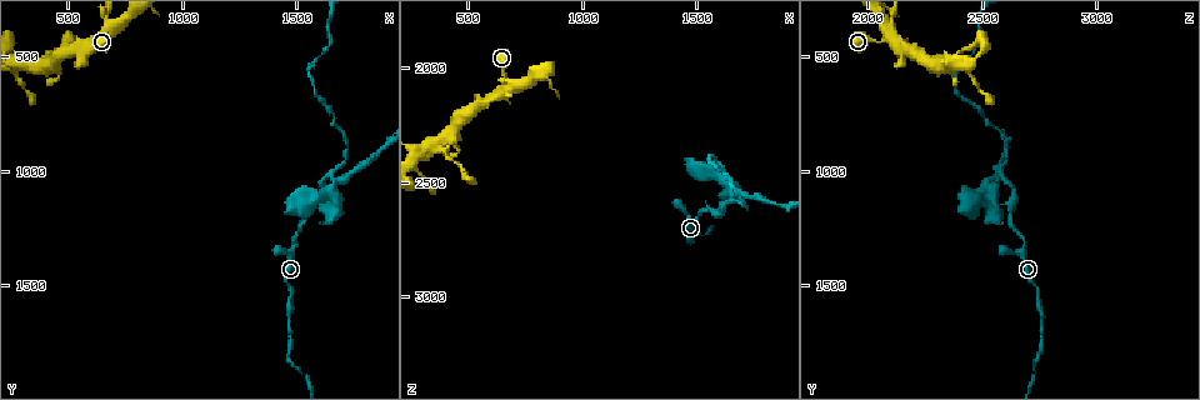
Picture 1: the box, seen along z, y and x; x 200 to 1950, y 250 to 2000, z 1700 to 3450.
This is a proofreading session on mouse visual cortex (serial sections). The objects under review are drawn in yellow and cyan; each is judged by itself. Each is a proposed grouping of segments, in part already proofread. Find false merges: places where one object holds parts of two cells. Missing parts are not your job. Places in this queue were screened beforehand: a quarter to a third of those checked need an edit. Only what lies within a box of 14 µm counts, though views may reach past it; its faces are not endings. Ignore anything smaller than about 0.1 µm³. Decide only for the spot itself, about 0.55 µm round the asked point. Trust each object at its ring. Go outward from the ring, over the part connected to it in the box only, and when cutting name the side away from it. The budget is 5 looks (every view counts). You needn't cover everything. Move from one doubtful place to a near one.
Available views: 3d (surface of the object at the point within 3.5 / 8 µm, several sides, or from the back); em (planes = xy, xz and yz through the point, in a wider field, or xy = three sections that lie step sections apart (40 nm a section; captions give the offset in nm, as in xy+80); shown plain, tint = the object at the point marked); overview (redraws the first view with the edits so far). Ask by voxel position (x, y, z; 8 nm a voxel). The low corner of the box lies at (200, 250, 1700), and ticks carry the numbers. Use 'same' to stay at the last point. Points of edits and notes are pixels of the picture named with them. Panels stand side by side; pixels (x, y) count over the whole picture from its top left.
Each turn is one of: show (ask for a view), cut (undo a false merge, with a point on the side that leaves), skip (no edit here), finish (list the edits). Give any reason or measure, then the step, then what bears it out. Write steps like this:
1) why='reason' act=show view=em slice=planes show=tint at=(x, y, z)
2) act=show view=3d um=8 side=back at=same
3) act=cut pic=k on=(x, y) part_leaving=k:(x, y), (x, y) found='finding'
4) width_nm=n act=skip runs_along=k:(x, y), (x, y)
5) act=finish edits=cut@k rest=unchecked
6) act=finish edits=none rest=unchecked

why='sharp bend' act=show view=3d um=3.5 side=back at=(650, 420, 2080)

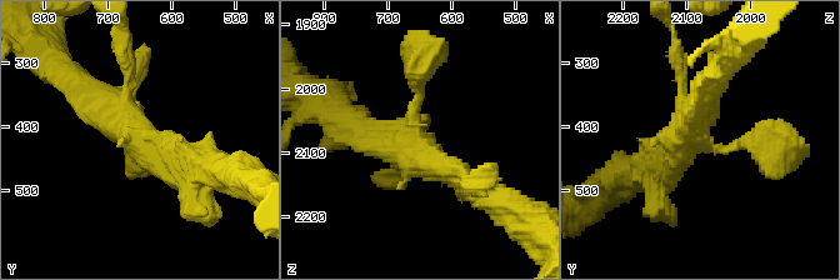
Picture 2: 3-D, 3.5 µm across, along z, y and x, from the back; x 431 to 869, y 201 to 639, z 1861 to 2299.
why='shape alone is not enough' act=show view=em slice=planes show=tint at=(660, 415, 2085)

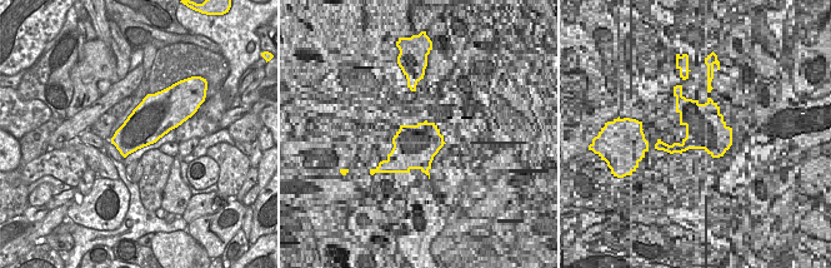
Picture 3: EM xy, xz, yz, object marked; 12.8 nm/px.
act=skip runs_along=2:(421, 64), (414, 148), (475, 186) found='continuous, no second cell'

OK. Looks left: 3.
why='a fork' act=show view=3d um=8 at=(400, 540, 2300)

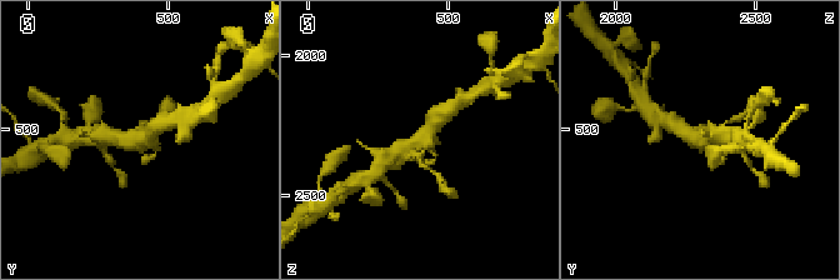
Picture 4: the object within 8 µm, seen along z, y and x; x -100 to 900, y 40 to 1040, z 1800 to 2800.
why='closer look' act=show view=3d um=3.5 at=(400, 540, 2300)

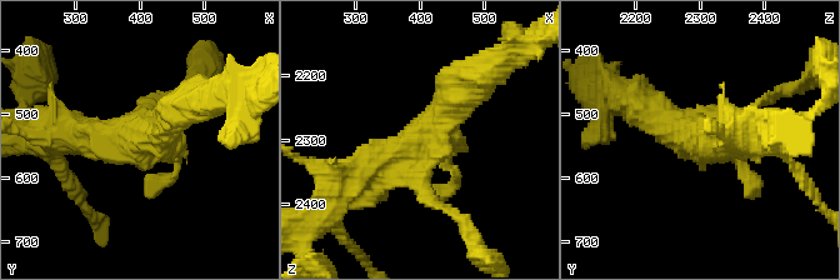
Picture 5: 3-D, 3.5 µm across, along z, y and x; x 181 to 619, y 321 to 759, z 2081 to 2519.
why='need the tissue' act=show view=em slice=planes show=tint at=(405, 535, 2305)

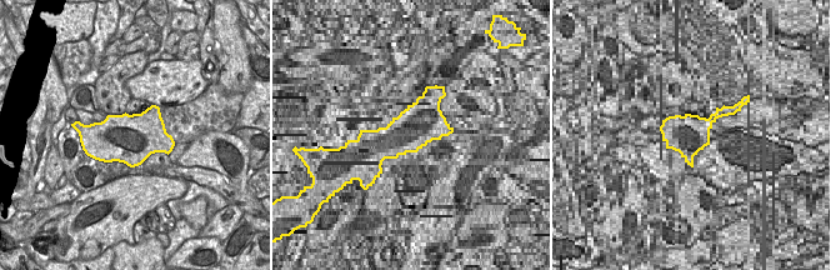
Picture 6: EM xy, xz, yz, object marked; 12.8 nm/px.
act=skip runs_along=5:(466, 84), (420, 141), (348, 180) found='all the same cell'

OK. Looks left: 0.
act=finish edits=none rest=unchecked

